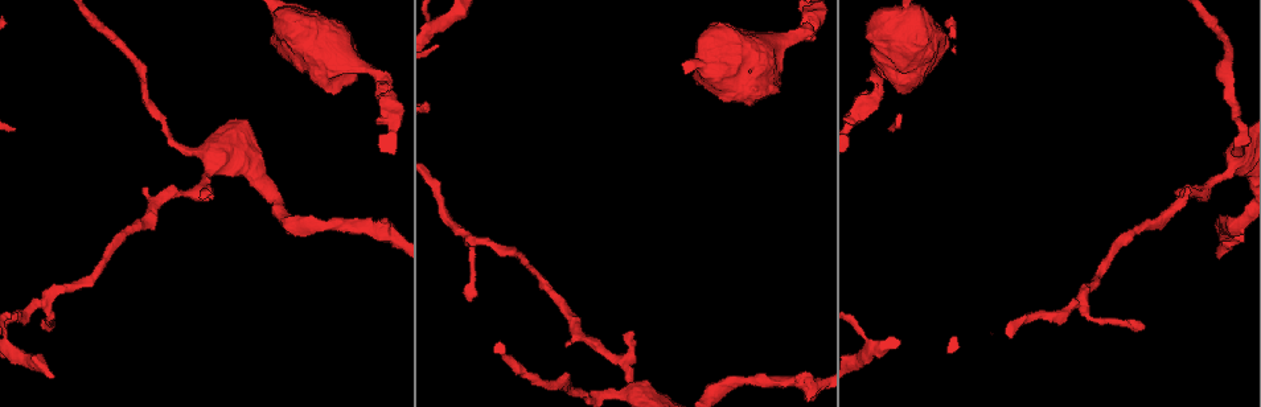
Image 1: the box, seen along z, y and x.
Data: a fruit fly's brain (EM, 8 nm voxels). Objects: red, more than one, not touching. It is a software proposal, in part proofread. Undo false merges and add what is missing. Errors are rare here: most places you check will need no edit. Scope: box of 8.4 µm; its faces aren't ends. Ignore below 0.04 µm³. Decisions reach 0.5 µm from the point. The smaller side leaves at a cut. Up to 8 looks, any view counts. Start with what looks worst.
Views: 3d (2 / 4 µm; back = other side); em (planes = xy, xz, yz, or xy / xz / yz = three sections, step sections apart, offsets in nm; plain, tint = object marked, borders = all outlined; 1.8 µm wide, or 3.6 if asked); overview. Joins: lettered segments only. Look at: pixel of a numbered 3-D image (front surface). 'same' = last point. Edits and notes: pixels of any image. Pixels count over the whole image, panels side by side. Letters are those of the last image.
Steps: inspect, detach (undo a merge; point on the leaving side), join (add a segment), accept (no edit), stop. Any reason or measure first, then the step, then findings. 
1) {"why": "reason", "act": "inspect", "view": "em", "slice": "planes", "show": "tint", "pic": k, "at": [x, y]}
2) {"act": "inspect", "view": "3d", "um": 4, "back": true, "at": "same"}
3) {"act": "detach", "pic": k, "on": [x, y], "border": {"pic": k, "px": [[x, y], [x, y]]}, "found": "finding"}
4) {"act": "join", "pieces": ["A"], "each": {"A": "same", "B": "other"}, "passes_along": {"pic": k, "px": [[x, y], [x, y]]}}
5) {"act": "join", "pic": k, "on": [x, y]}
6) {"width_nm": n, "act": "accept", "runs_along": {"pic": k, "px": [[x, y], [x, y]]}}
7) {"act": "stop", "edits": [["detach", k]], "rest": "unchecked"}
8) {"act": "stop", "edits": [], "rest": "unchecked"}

{"why": "free end", "act": "inspect", "view": "em", "slice": "planes", "show": "borders", "pic": 1, "at": [468, 300]}

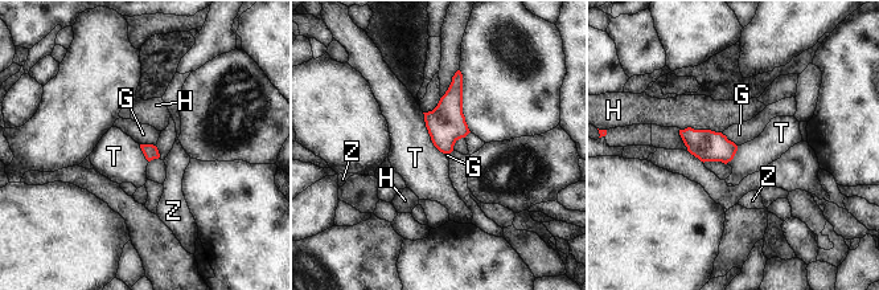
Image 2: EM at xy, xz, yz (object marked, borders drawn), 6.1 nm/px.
{"act": "accept", "each": {"G": "other", "H": "other", "T": "other", "Z": "other"}, "border": {"pic": 2, "px": [[422, 113], [431, 142], [444, 154]]}, "found": "none of them fits"}

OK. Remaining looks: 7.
{"why": "an open end", "act": "inspect", "view": "3d", "um": 4, "pic": 1, "at": [208, 193]}

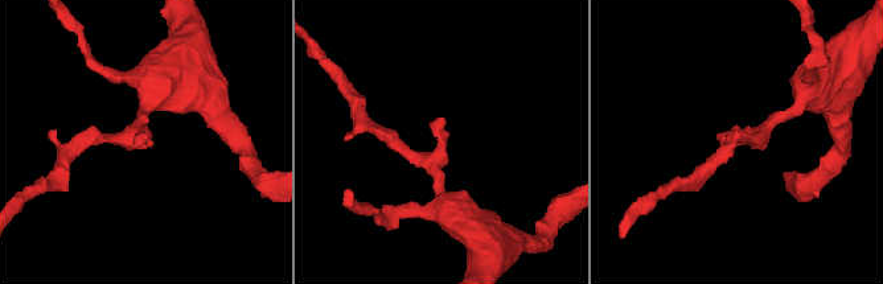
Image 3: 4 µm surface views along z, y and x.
{"why": "shape alone is not enough", "act": "inspect", "view": "em", "slice": "planes", "show": "borders", "pic": 3, "at": [145, 135]}

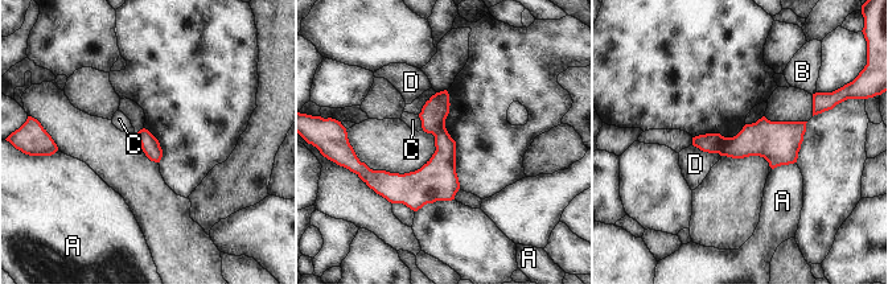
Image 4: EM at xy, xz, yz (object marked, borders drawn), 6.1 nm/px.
{"width_nm": 110, "act": "accept", "each": {"A": "other", "B": "other", "C": "other", "D": "other"}, "border": {"pic": 4, "px": [[418, 115], [423, 128]]}, "found": "no lettered segment goes on from it"}

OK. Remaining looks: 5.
{"why": "thick end", "act": "inspect", "view": "em", "um": 3.6, "slice": "yz", "step": 16, "show": "borders", "pic": 1, "at": [754, 102]}

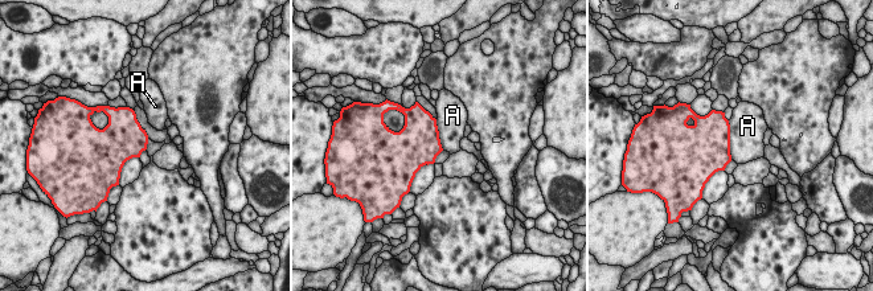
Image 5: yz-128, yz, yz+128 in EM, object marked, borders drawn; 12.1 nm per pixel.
{"act": "inspect", "view": "em", "um": 3.6, "slice": "planes", "show": "borders", "at": "same"}

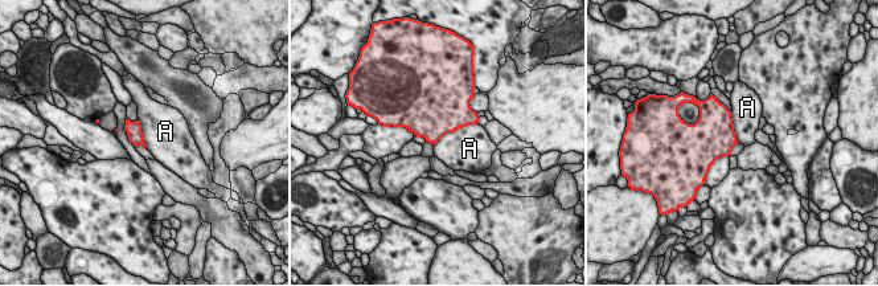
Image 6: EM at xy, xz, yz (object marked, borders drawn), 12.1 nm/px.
{"act": "accept", "each": {"A": "other"}, "border": {"pic": 6, "px": [[476, 122], [446, 133], [434, 144]]}, "found": "no lettered segment goes on from it"}

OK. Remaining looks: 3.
{"act": "stop", "edits": [], "rest": "unchecked"}

